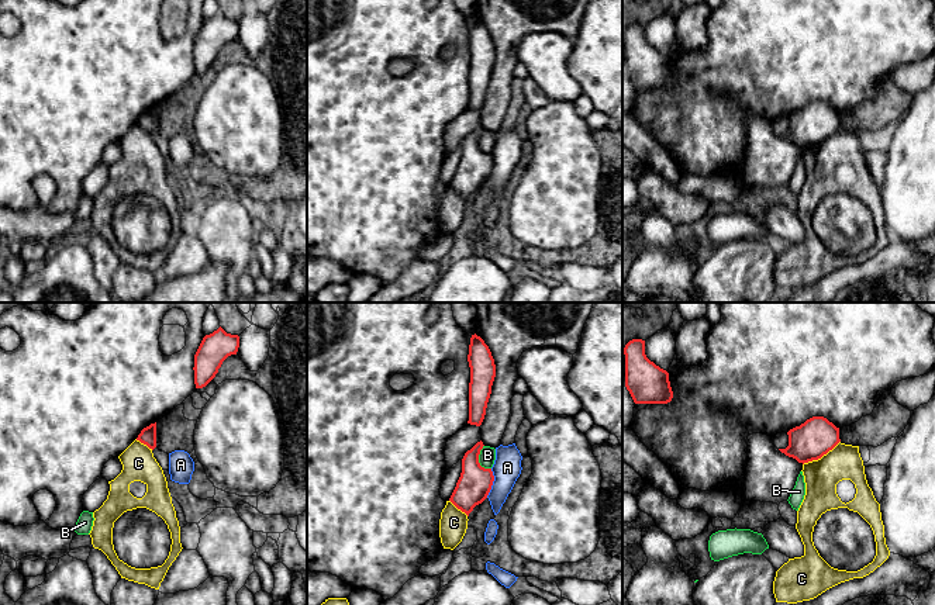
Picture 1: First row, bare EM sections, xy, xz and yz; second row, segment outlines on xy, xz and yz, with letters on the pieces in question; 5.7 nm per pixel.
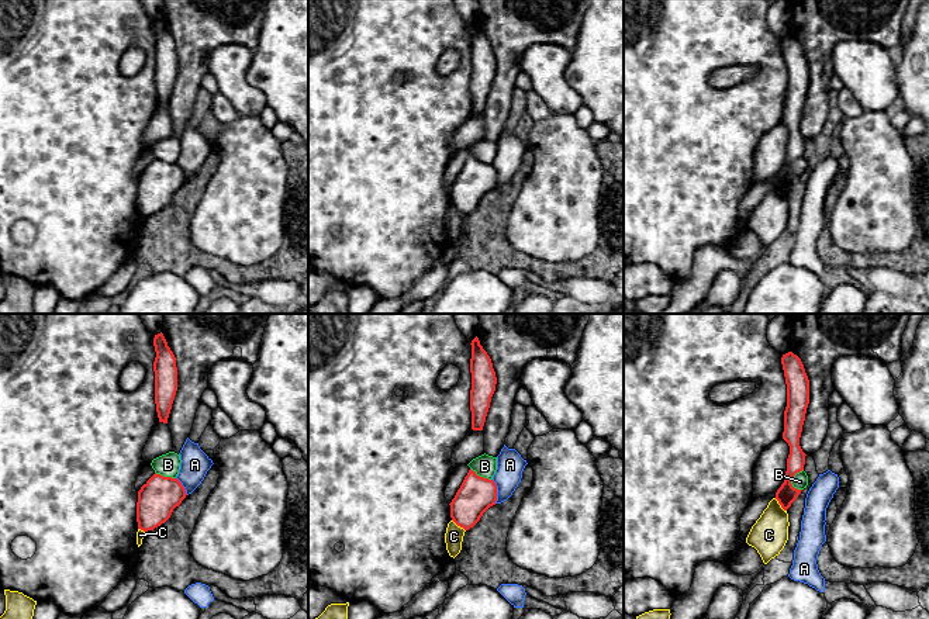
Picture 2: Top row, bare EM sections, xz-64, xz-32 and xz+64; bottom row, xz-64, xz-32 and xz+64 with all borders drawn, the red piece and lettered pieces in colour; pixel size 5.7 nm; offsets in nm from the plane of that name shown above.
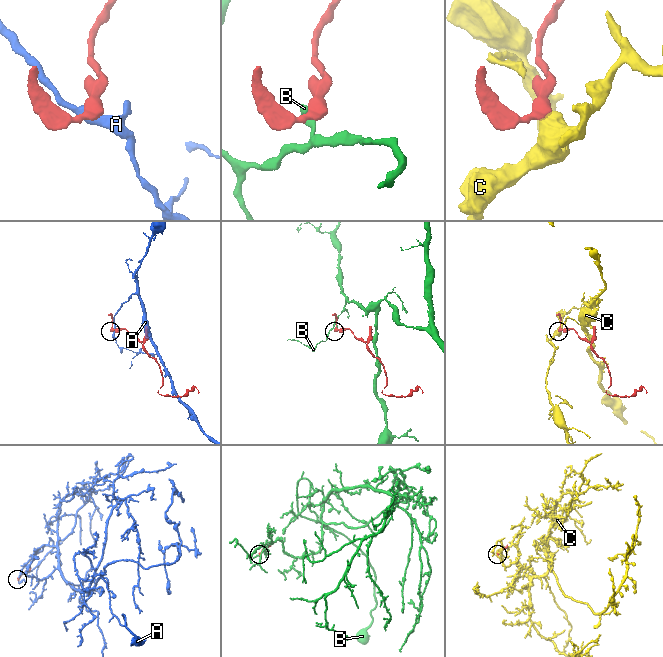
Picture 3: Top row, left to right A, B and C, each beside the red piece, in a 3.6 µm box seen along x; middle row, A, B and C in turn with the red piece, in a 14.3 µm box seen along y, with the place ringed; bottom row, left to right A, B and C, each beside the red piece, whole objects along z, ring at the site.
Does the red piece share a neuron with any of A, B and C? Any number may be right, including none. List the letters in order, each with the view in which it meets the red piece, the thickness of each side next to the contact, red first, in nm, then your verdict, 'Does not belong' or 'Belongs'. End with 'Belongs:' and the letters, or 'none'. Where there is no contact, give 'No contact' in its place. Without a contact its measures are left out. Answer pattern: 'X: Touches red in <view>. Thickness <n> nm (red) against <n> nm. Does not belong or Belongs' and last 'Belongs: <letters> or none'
A: Touches red in xz. Thickness 190 nm (red) against 160 nm. Does not belong
B: Touches red in xz. Thickness 190 nm (red) against 100 nm. Does not belong
C: Touches red in yz. Thickness 220 nm (red) against 200 nm. Does not belong
Belongs: none

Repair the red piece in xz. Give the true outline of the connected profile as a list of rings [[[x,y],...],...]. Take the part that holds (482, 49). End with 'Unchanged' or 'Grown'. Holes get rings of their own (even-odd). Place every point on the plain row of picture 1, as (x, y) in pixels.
[[[476,18],[470,23],[468,46],[470,52],[468,108],[480,111],[491,79],[496,49],[489,31]]]. Unchanged

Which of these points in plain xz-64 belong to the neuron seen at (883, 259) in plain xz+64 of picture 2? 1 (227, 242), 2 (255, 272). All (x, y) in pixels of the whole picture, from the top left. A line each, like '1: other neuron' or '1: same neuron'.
1: other neuron
2: same neuron

